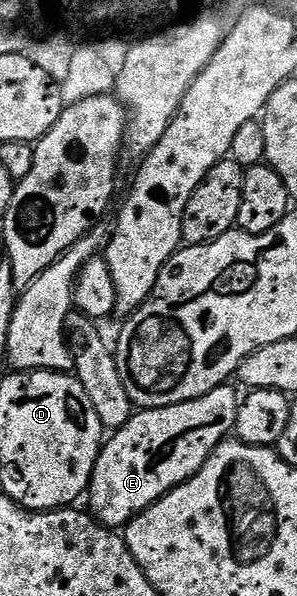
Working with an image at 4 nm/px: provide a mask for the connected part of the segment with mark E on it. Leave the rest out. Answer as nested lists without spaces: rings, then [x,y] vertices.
[[[222,385],[211,389],[198,399],[183,401],[179,405],[151,407],[138,410],[117,431],[104,440],[93,476],[89,482],[87,500],[88,510],[94,519],[103,527],[110,529],[124,528],[137,515],[142,515],[153,503],[158,503],[169,491],[174,491],[179,484],[186,483],[209,459],[210,453],[219,444],[226,442],[225,435],[237,425],[237,410],[241,408],[238,388],[233,385]]]

